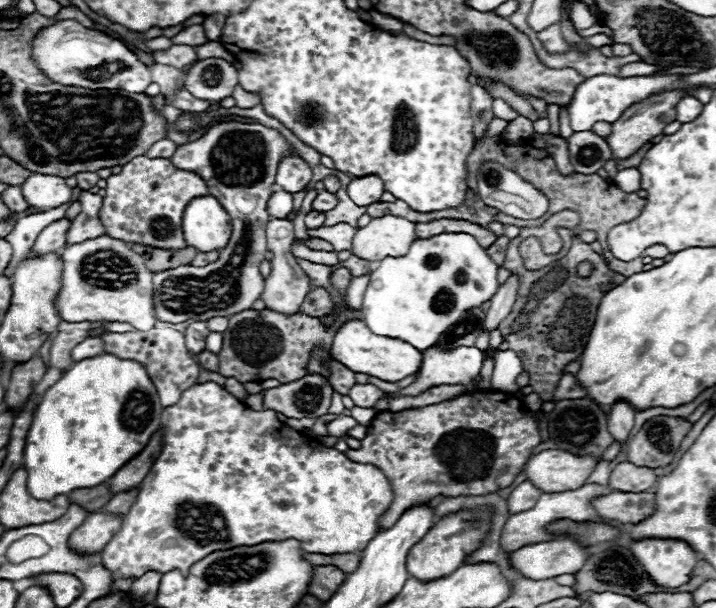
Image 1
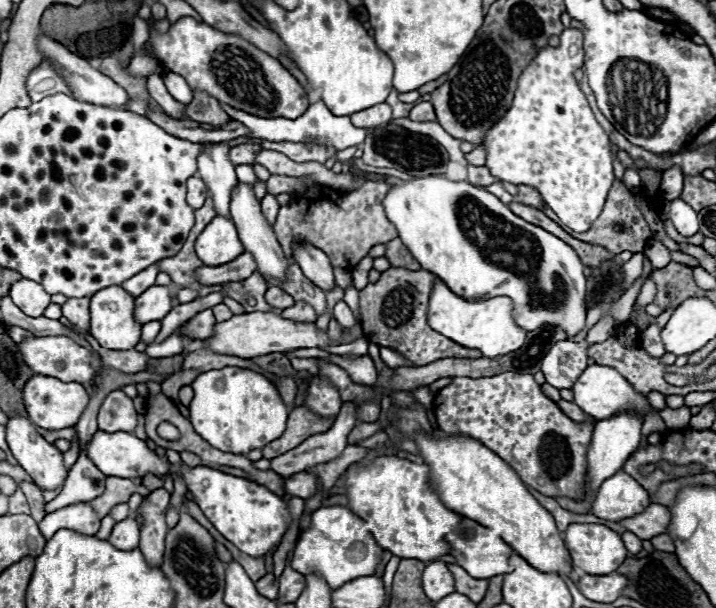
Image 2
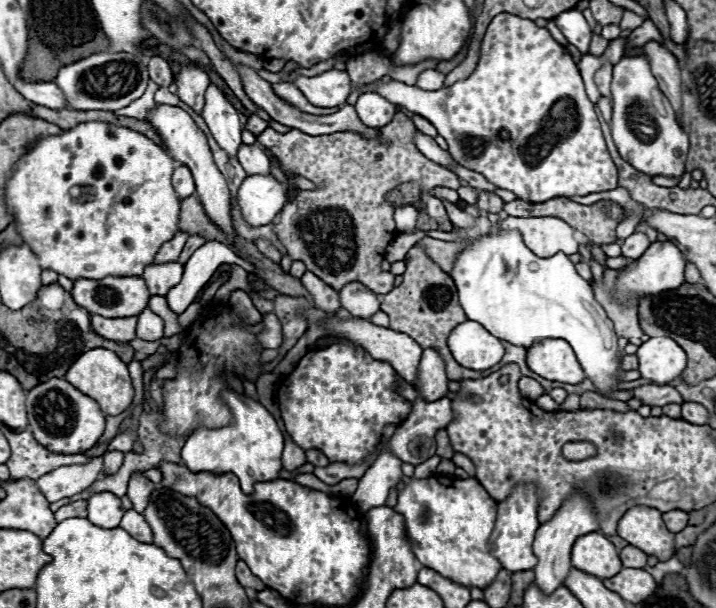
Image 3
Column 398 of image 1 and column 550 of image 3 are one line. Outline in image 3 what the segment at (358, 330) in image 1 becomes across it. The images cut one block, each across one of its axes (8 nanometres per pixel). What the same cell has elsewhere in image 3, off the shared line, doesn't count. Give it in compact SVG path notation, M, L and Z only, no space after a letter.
M544 340L528 348L528 366L546 380L562 384L580 384L584 372L572 352L570 344L564 340Z

